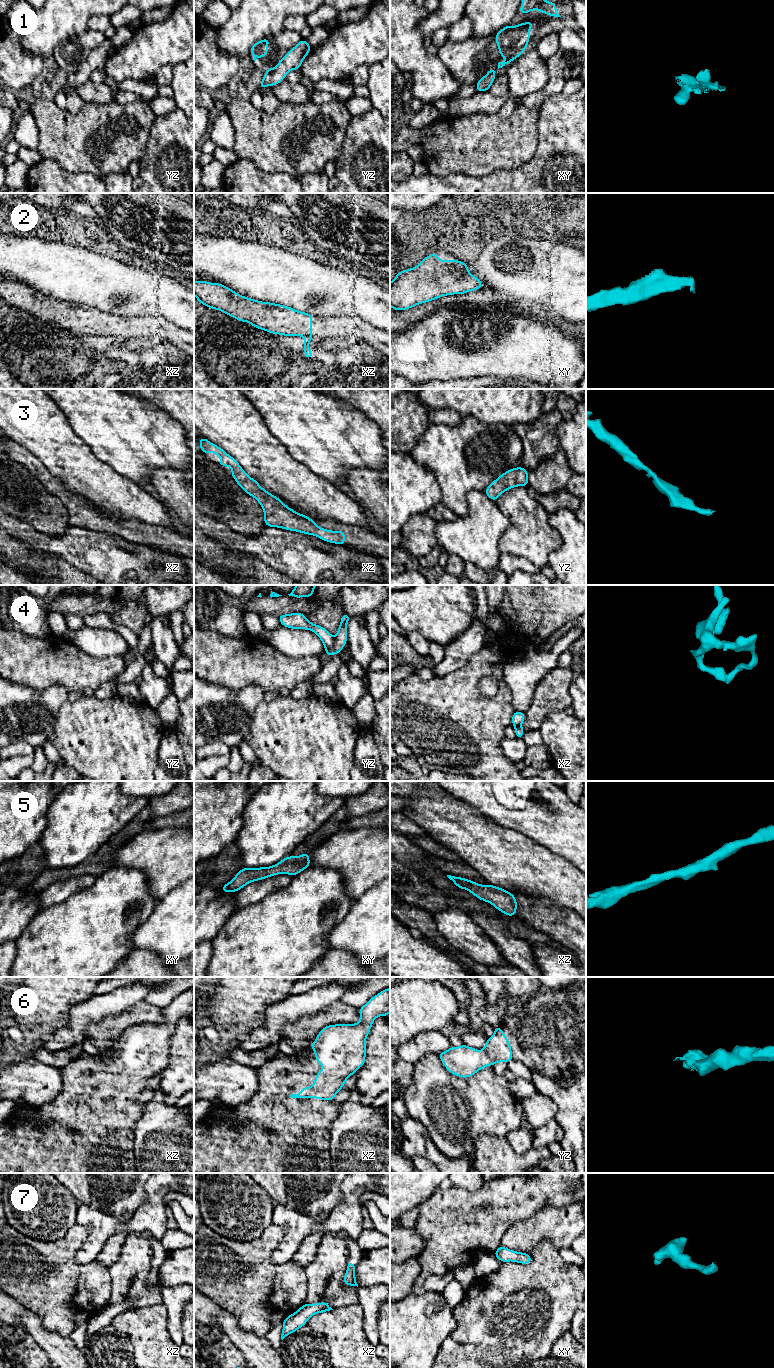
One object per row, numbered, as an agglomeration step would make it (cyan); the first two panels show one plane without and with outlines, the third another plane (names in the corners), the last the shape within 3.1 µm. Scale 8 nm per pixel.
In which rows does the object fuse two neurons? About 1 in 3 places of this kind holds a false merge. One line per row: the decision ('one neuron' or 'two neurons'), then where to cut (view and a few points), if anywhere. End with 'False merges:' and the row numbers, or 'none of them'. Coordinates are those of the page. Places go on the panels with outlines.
1: two neurons | yz (274, 69), (266, 74)
2: one neuron | no cut
3: one neuron | no cut
4: two neurons | yz (335, 637), (332, 653)
5: one neuron | no cut
6: one neuron | no cut
7: one neuron | no cut
False merges: 1, 4

